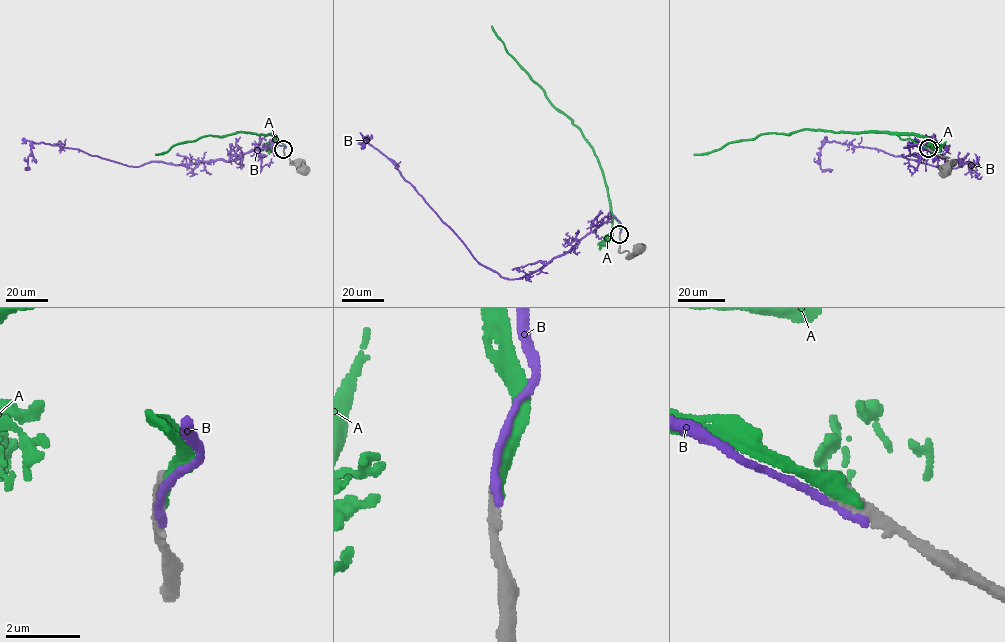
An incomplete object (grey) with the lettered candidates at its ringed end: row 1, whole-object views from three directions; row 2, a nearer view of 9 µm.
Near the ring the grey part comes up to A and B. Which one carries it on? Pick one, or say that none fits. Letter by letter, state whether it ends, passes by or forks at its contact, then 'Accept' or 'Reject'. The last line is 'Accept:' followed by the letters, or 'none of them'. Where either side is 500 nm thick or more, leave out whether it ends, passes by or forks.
A: It ends there. Accept
B: It ends there. Reject
Accept: A

